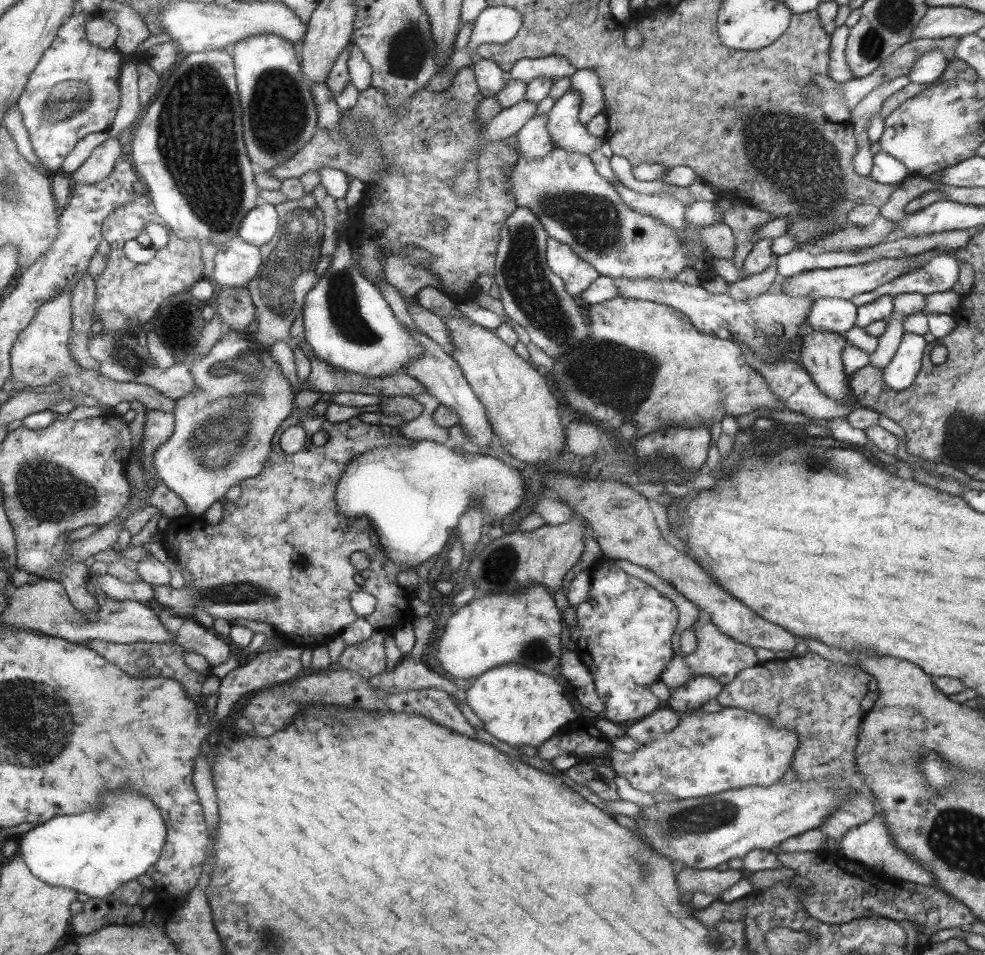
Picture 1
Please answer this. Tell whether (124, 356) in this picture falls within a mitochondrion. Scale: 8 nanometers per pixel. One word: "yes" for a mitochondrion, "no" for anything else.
yes

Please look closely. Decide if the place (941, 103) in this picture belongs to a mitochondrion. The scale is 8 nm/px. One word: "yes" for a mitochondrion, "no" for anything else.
no

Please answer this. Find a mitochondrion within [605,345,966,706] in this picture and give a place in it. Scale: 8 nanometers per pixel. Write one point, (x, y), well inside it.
(815, 463)

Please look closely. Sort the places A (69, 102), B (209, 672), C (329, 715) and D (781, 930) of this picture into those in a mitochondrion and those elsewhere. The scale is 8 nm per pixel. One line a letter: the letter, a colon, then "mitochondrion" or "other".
A: mitochondrion
B: other
C: mitochondrion
D: other

